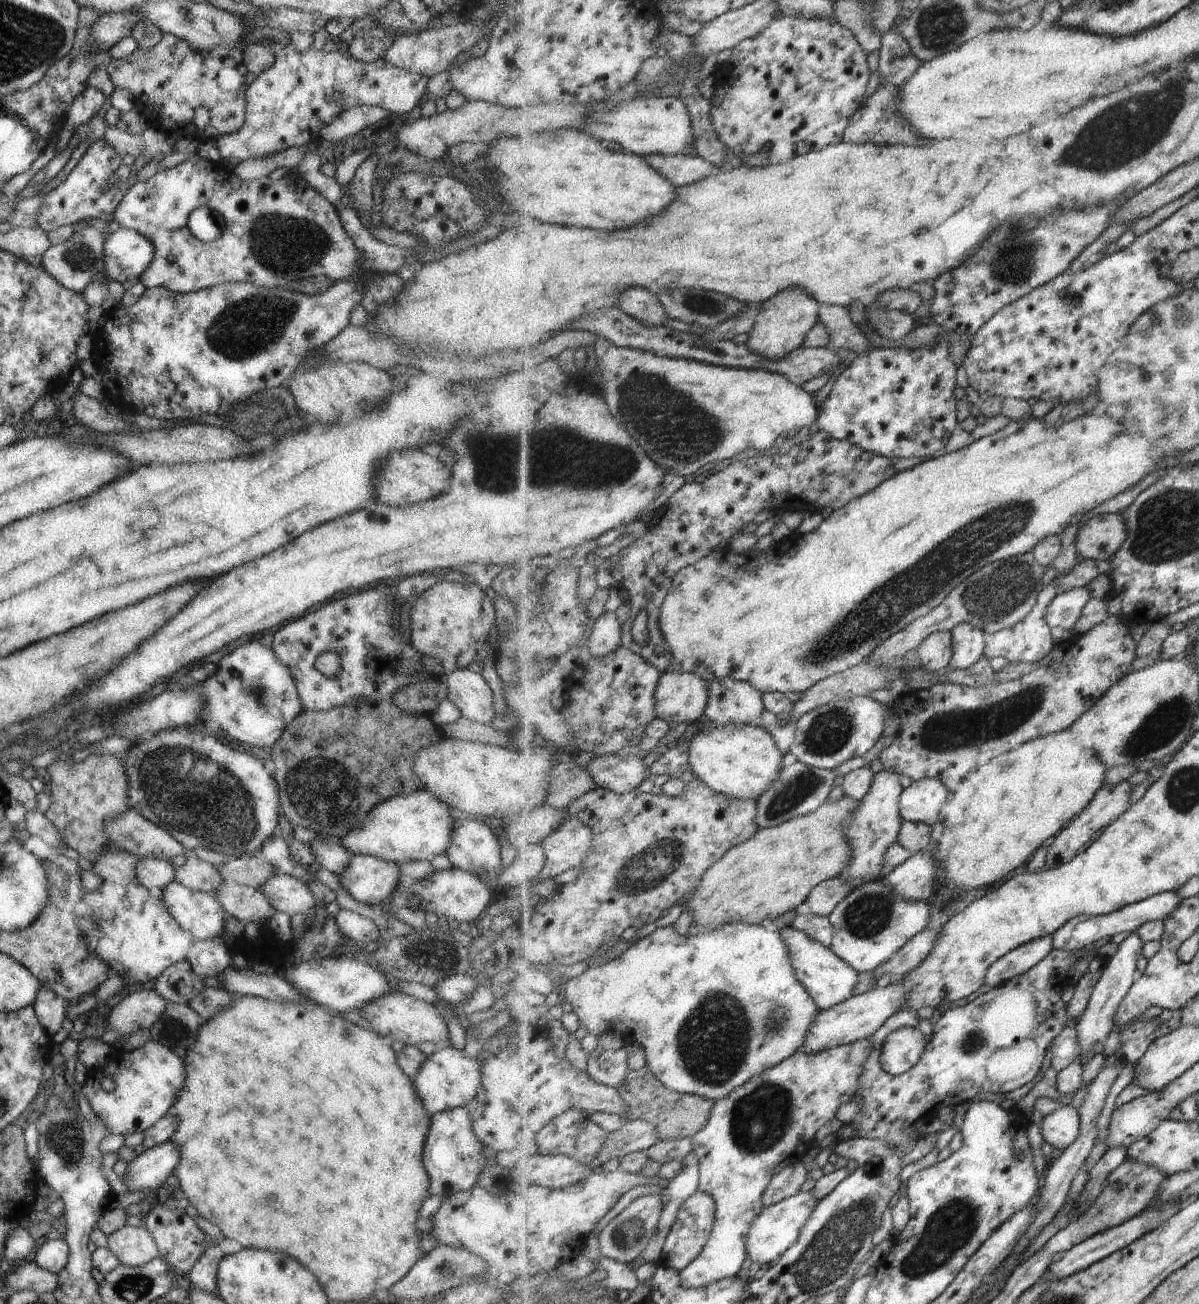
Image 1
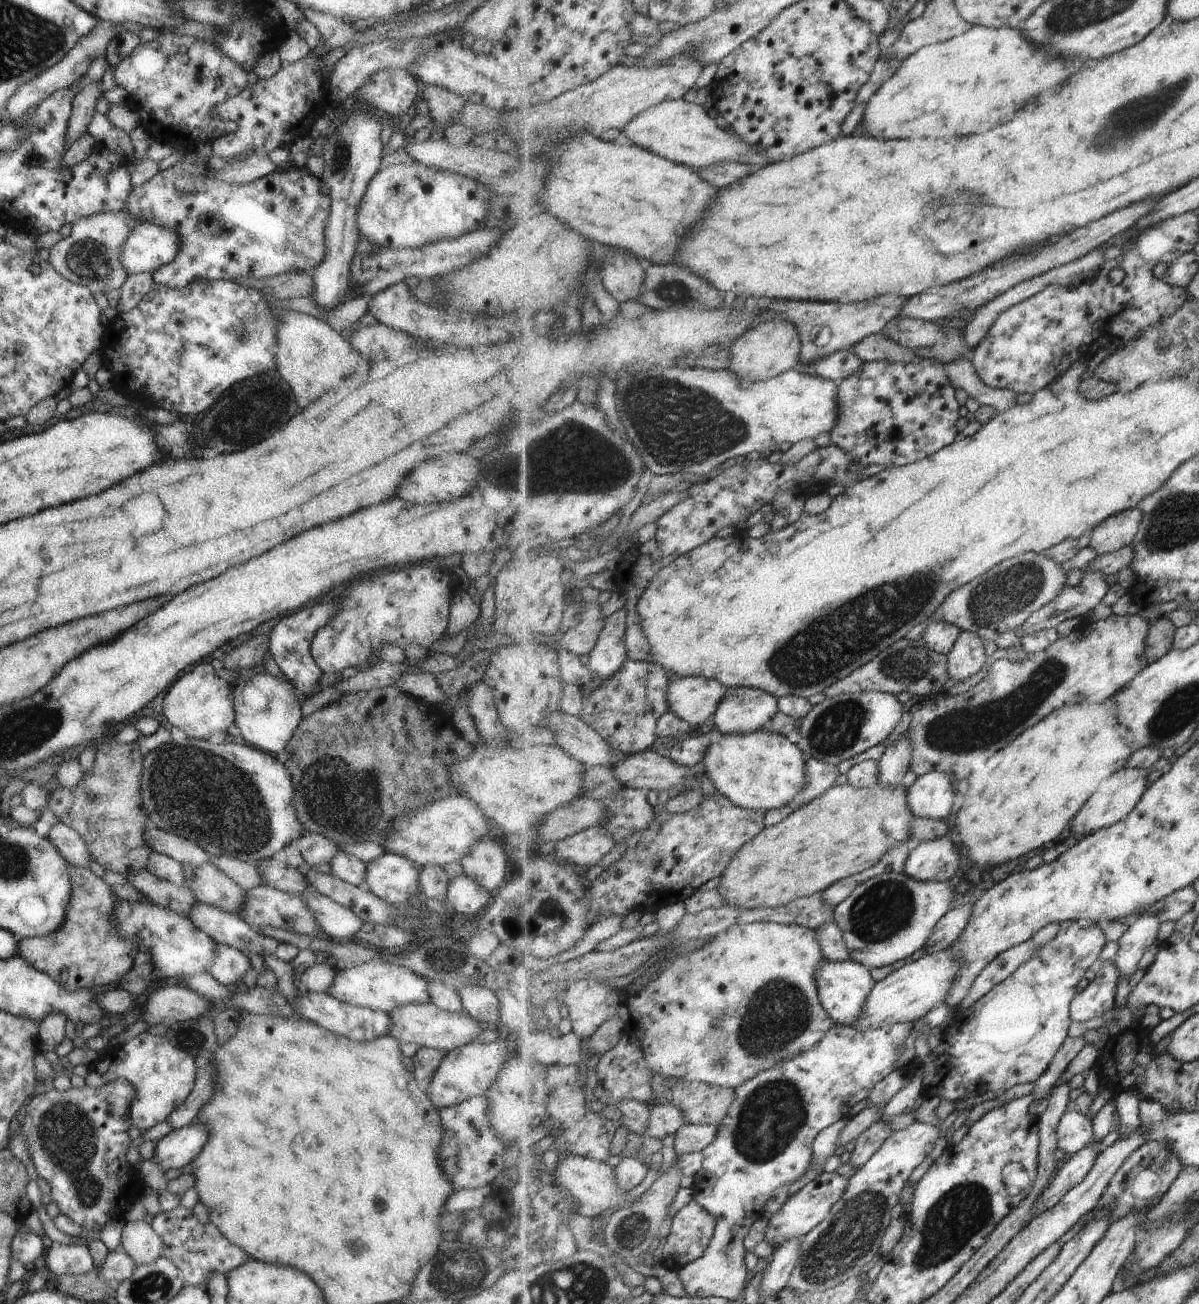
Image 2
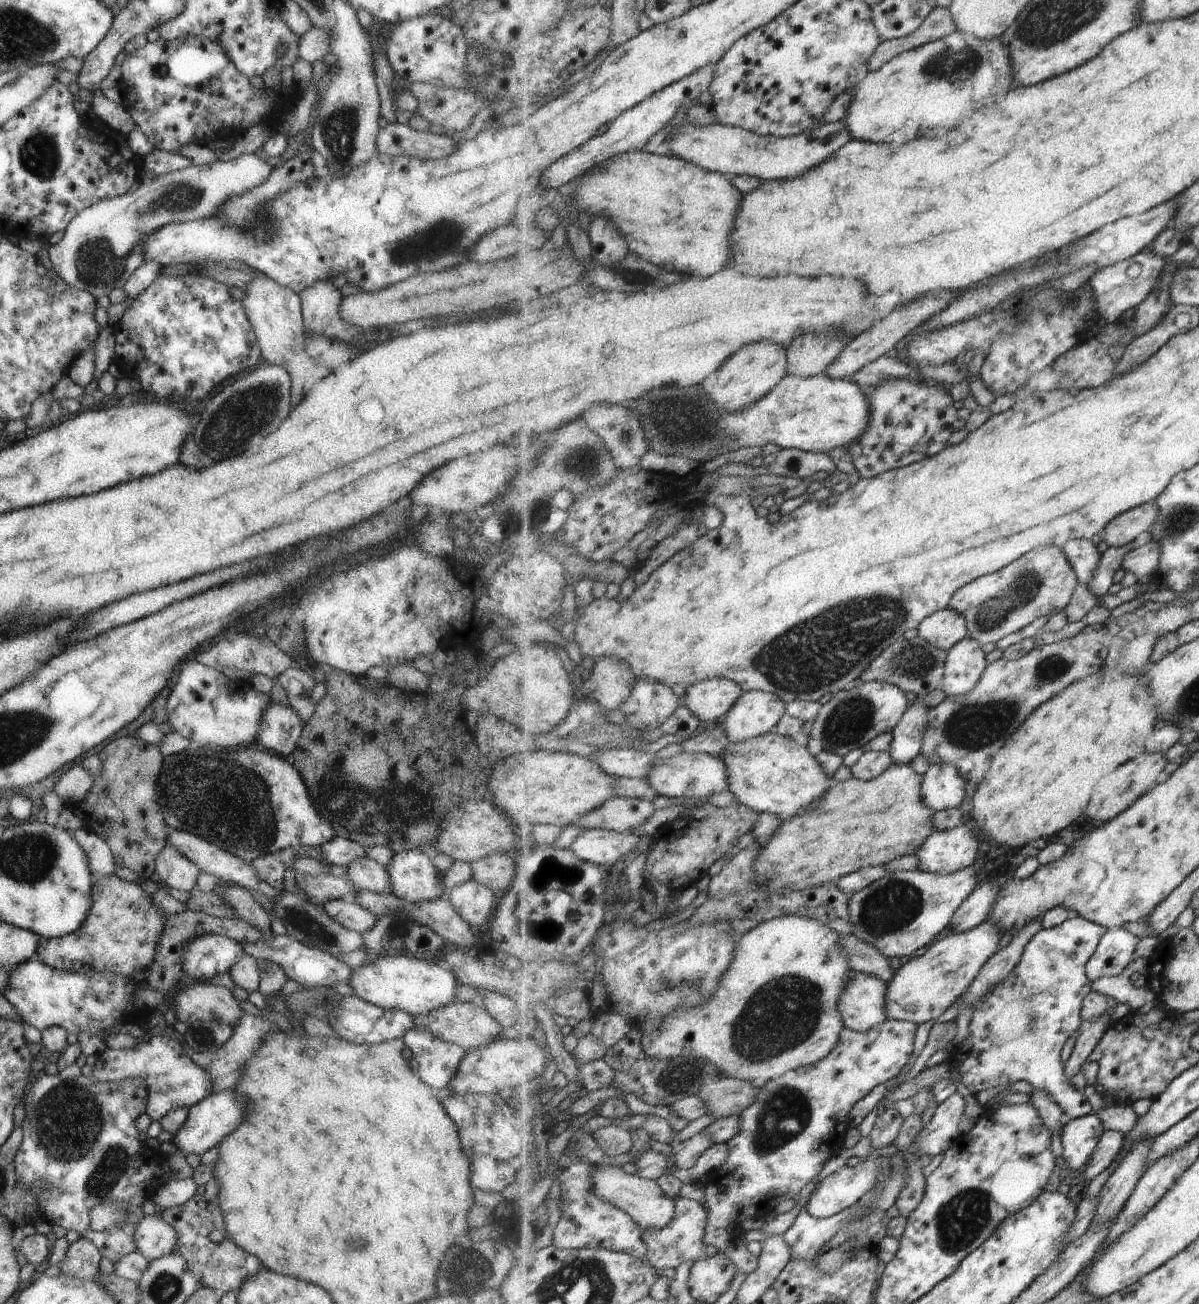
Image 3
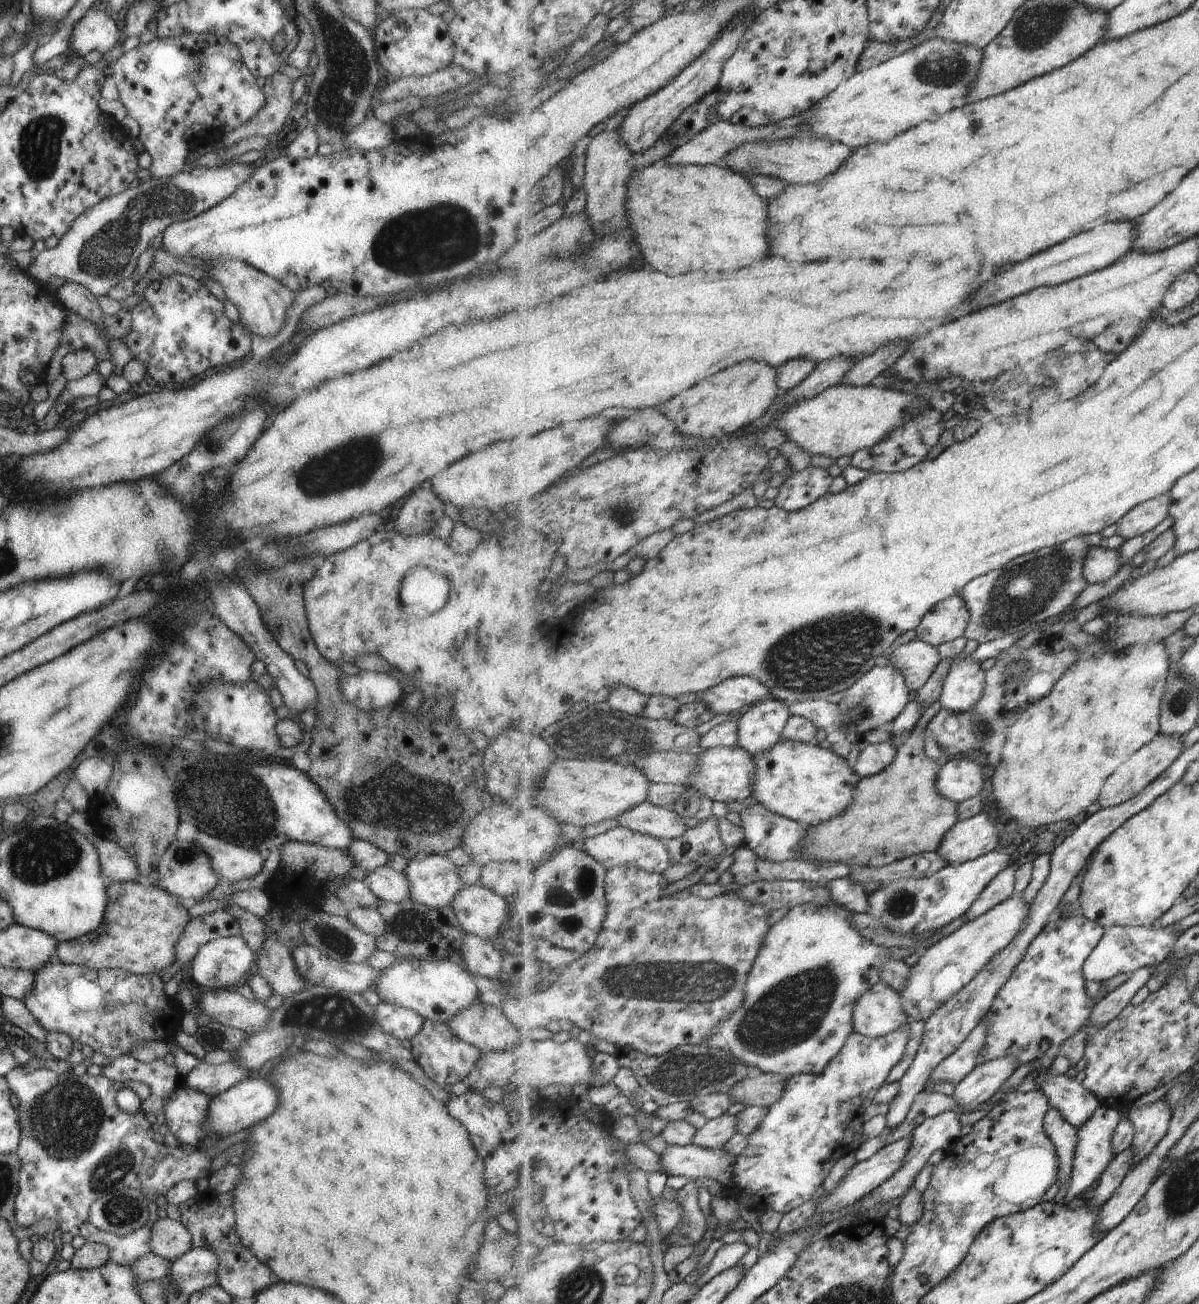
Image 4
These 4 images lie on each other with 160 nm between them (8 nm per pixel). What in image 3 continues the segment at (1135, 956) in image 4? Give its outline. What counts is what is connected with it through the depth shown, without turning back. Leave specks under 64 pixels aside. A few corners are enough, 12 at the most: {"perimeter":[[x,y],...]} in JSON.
{"perimeter":[[1108,929],[1087,963],[1092,981],[1119,976],[1139,939]]}

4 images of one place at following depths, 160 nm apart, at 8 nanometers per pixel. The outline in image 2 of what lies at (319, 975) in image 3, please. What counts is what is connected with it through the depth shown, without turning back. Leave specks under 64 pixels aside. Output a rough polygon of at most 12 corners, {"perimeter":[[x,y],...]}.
{"perimeter":[[213,905],[184,914],[216,943],[289,962],[297,948]]}

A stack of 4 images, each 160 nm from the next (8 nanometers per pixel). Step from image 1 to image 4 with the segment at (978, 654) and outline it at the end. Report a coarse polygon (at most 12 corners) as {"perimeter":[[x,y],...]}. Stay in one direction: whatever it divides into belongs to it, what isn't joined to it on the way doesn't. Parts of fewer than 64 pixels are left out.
{"perimeter":[[953,656],[940,704],[968,711],[982,698],[985,670]]}

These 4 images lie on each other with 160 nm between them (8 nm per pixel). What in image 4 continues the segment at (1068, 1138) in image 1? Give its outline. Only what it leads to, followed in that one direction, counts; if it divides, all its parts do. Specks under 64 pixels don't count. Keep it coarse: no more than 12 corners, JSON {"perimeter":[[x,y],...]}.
{"perimeter":[[1101,1105],[1078,1130],[1063,1202],[1091,1188],[1115,1158],[1121,1112]]}

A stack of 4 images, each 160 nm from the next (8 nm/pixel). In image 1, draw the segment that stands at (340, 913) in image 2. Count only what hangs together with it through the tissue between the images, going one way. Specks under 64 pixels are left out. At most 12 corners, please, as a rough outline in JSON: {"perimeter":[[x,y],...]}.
{"perimeter":[[289,875],[258,886],[275,911],[311,914],[315,897]]}

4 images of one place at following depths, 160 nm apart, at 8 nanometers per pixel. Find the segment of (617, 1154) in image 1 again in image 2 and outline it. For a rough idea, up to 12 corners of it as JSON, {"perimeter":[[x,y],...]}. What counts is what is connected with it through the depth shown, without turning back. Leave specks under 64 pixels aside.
{"perimeter":[[675,1105],[651,1108],[642,1137],[663,1140],[687,1119]]}

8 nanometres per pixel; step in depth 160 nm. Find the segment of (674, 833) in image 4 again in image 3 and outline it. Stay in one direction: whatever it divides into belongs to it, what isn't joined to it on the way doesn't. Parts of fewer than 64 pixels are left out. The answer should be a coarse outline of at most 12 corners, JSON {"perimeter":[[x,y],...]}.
{"perimeter":[[611,797],[584,814],[584,829],[630,832],[655,814],[653,801]]}

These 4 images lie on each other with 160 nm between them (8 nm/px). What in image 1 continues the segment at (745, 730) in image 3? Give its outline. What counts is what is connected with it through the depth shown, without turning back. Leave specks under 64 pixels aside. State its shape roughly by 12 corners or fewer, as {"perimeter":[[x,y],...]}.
{"perimeter":[[727,677],[708,683],[715,724],[756,724],[763,693]]}

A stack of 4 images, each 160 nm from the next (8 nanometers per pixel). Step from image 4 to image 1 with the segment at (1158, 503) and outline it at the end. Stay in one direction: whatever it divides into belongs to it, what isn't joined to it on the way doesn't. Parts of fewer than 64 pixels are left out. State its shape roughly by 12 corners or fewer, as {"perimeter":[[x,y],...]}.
{"perimeter":[[1125,514],[1089,516],[1083,559],[1109,561],[1127,540]]}

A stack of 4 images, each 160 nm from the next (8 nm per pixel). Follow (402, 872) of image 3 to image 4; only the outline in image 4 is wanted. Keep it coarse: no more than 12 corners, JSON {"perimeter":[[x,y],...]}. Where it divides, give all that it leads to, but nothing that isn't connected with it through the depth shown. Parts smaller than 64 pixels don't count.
{"perimeter":[[443,854],[411,857],[409,900],[446,907],[463,887]]}

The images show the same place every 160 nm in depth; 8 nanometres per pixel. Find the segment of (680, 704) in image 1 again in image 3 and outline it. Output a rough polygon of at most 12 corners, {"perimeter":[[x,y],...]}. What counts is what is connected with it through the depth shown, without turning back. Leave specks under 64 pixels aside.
{"perimeter":[[714,678],[685,688],[684,705],[700,721],[720,721],[744,691]]}

